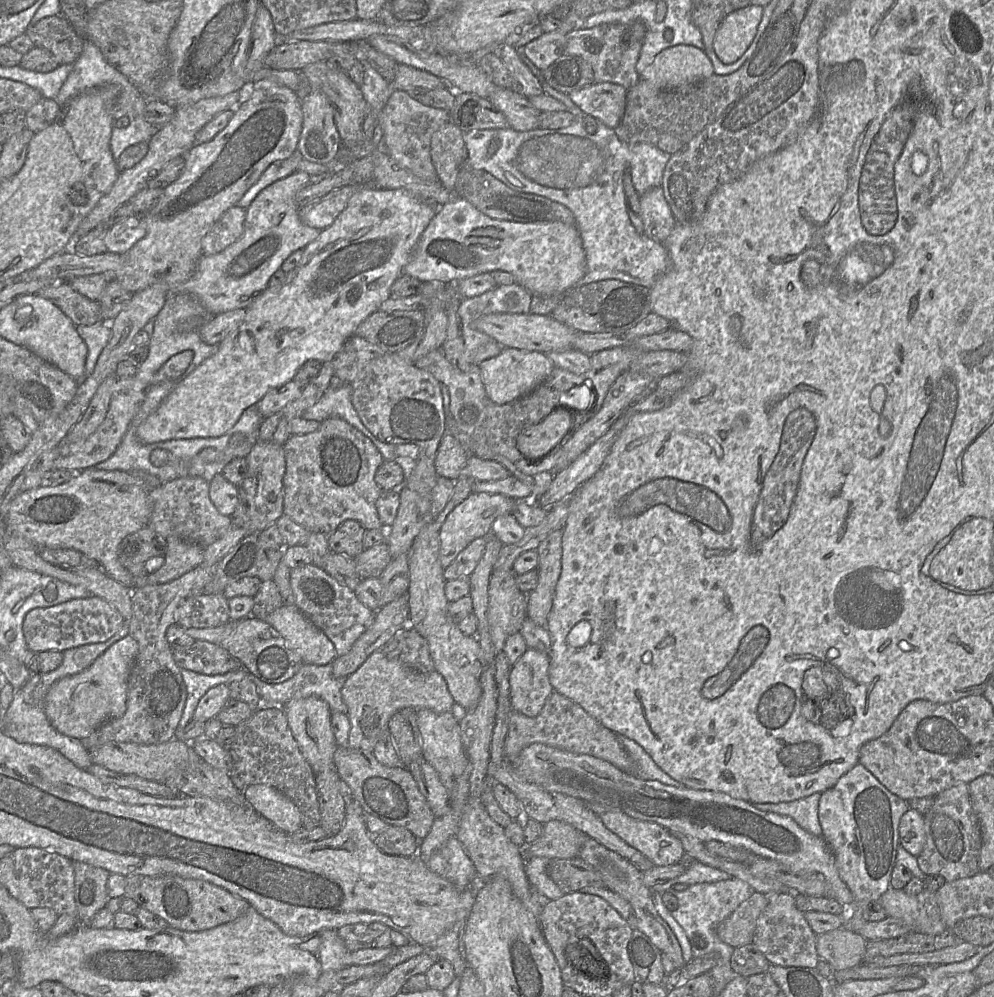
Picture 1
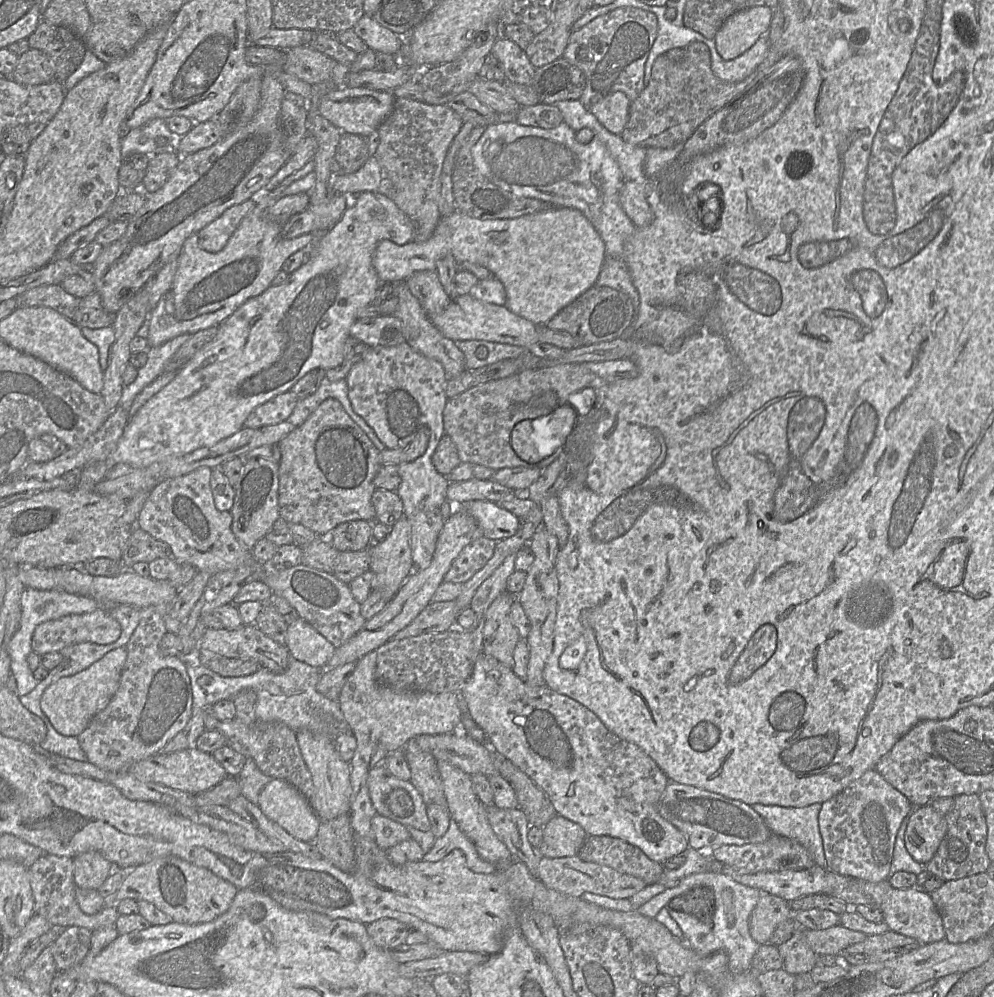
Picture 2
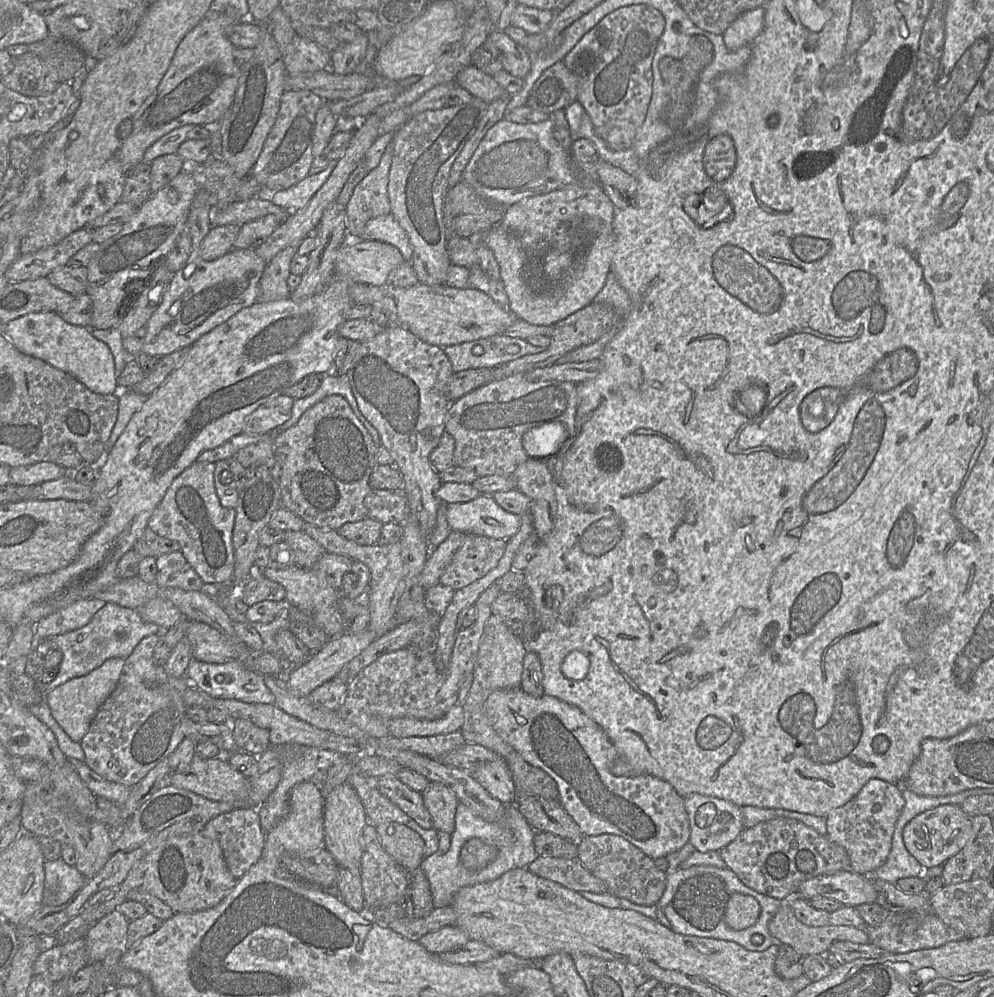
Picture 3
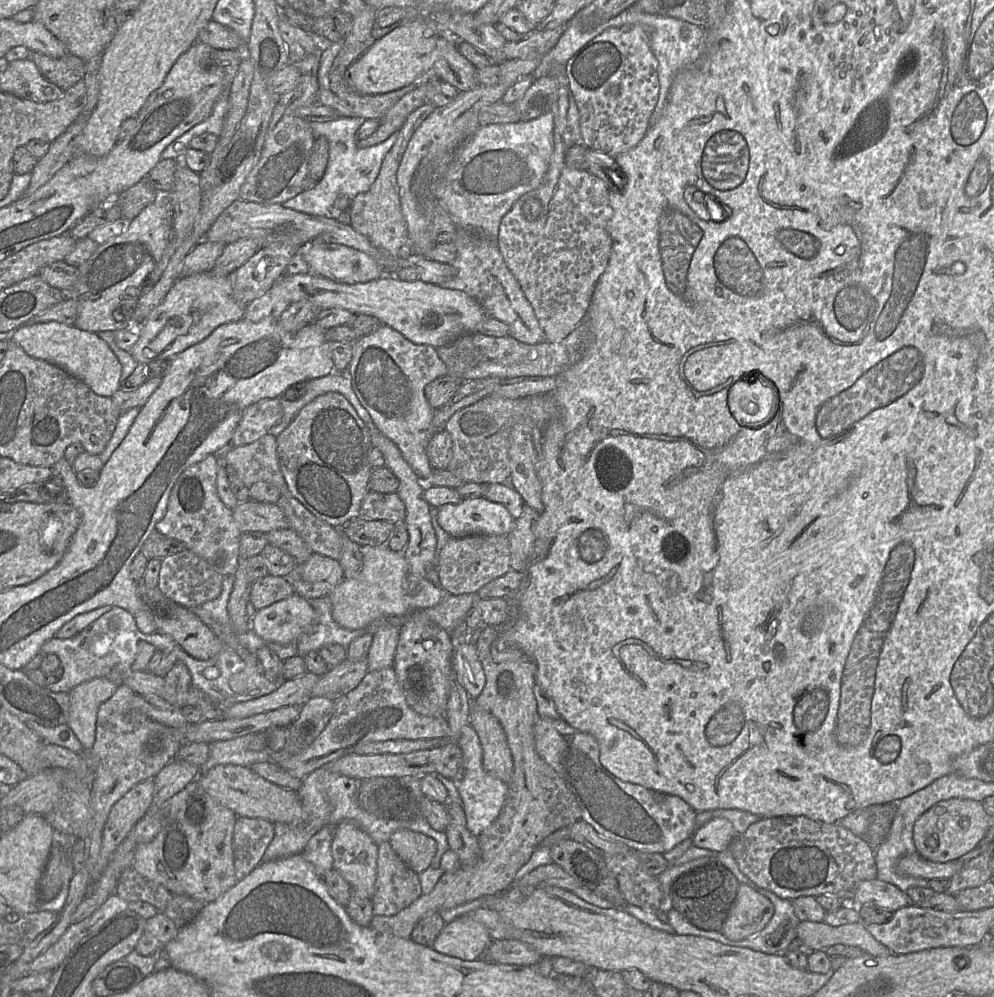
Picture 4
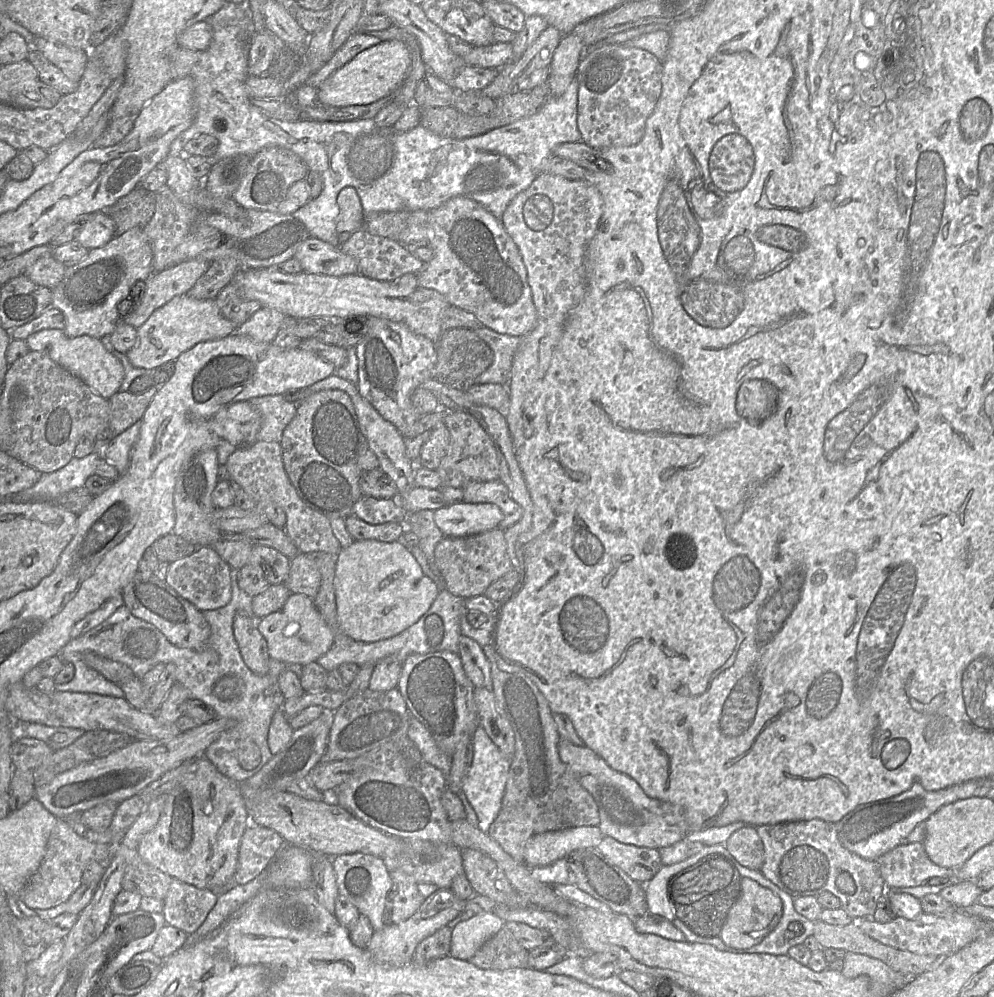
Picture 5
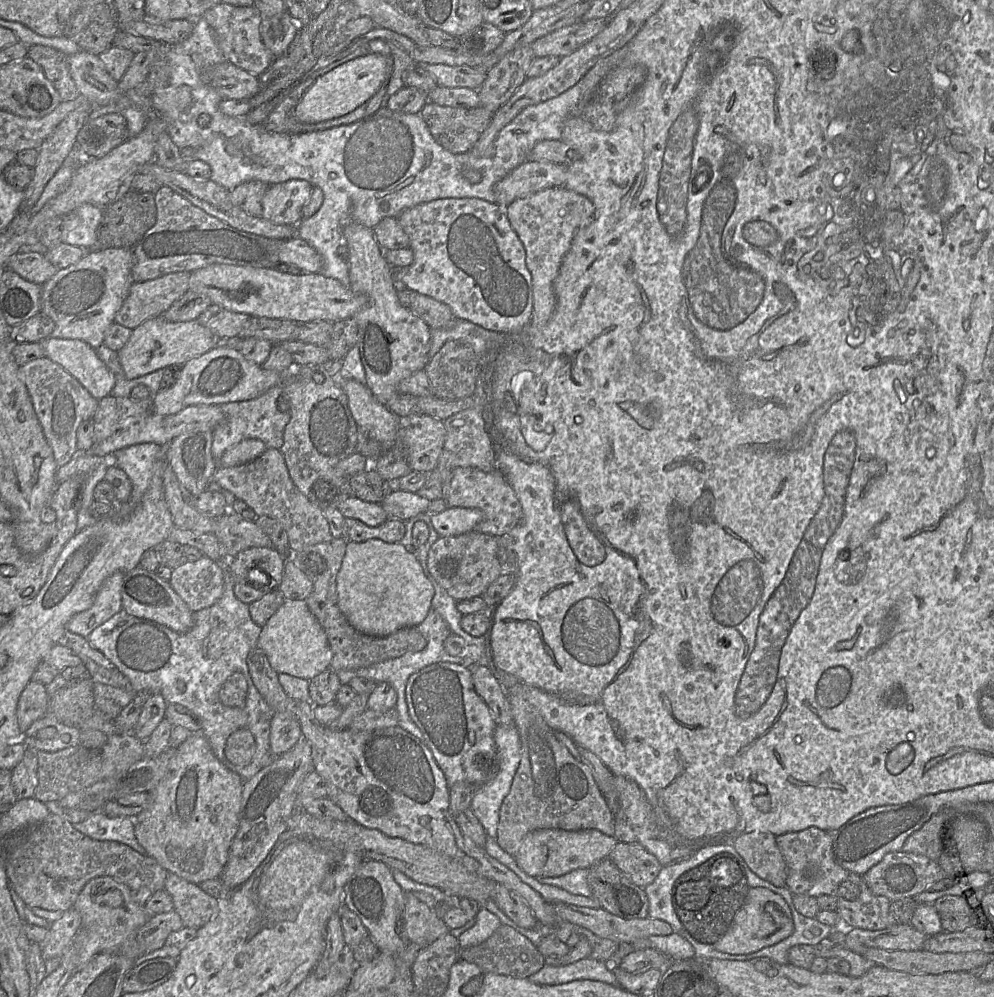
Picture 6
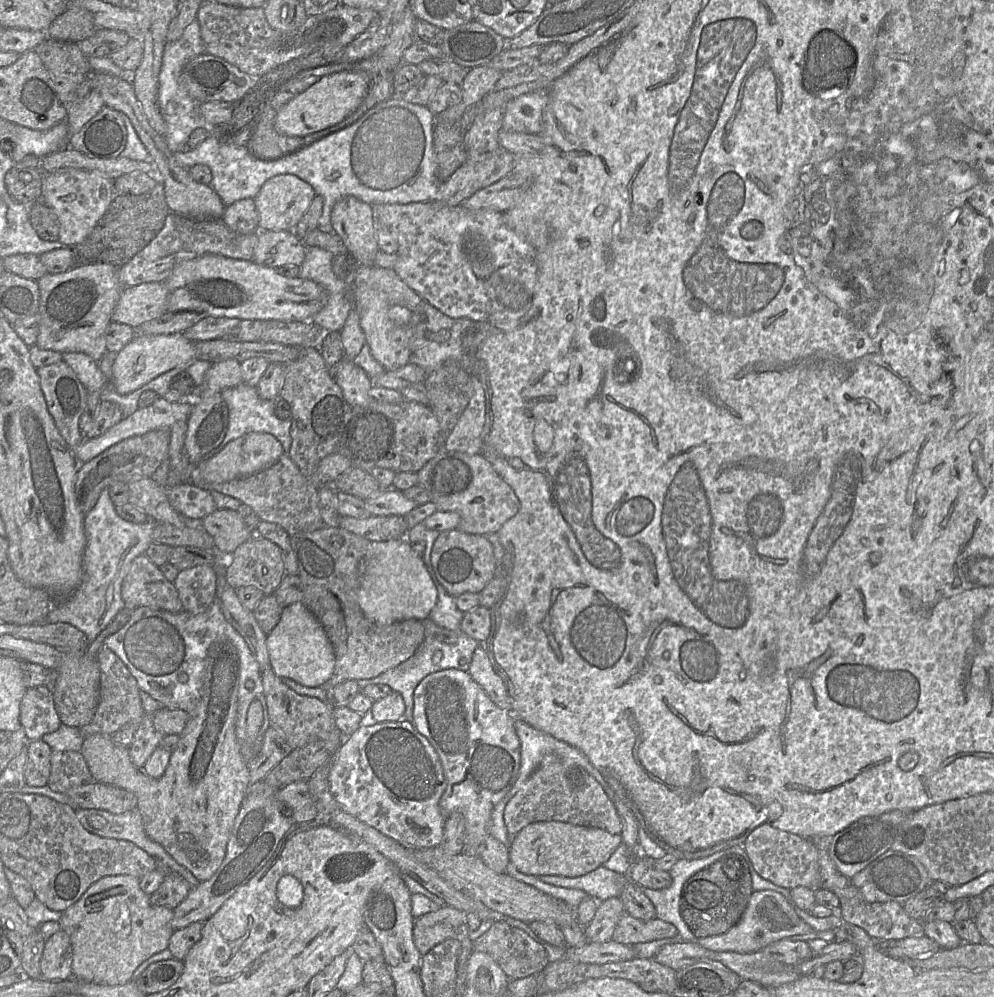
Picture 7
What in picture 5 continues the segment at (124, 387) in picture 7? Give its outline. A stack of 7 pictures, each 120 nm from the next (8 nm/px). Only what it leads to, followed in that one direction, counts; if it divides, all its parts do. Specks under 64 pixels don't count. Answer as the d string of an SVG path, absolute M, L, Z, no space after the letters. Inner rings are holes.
M183 294L174 297L155 310L147 321L137 328L136 342L126 353L126 356L134 367L154 370L165 363L175 362L183 352L193 348L198 343L225 338L235 330L235 325L220 314L215 299L198 300Z

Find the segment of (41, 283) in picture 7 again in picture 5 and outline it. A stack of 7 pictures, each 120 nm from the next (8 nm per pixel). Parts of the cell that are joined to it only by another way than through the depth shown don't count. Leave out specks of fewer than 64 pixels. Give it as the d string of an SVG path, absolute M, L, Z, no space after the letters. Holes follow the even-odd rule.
M134 227L114 236L103 247L89 250L88 255L76 265L67 268L61 282L52 289L51 305L65 317L65 334L70 338L88 335L97 339L110 336L122 322L119 304L130 297L131 289L138 282L145 282L152 274L153 253L143 233L143 228Z

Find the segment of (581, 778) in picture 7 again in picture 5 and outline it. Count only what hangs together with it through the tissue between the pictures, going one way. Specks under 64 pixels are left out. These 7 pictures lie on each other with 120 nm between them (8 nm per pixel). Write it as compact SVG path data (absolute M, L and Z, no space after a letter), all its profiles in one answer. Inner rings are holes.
M493 644L483 647L490 663L491 689L505 713L515 737L515 753L509 769L502 807L487 834L515 861L524 863L524 849L534 835L600 823L597 804L582 787L558 752L561 740L549 704L536 684L524 674L502 671L496 664Z

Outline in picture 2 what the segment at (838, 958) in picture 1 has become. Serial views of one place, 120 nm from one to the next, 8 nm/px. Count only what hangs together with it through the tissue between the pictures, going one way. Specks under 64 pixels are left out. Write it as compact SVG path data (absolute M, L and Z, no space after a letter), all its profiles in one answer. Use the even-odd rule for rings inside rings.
M836 925L825 930L808 930L806 937L810 947L818 956L840 956L844 949L863 942L867 935Z

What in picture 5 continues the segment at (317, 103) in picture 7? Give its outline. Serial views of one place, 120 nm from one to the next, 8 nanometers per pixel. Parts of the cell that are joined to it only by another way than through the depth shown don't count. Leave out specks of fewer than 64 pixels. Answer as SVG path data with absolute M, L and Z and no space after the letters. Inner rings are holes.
M399 40L382 41L357 56L331 75L318 89L319 101L330 106L363 105L375 102L404 82L411 65L407 46Z

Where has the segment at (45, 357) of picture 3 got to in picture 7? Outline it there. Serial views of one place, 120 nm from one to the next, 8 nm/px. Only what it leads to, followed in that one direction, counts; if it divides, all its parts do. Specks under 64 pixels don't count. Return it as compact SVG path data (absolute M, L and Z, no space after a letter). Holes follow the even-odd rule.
M63 353L62 361L74 371L88 392L101 391L108 383L97 362L84 353Z

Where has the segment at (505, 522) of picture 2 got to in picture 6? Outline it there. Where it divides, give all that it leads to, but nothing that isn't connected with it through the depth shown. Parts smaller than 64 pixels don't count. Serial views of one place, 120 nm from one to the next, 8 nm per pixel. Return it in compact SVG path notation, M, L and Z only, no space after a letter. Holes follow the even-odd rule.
M447 507L431 515L431 523L440 537L468 533L482 521L483 512L478 508Z

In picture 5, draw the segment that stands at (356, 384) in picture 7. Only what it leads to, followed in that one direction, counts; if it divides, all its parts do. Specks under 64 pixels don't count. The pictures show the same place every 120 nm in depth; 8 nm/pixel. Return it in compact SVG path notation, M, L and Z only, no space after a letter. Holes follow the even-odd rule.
M358 392L351 398L361 430L368 441L368 447L378 458L379 468L383 470L397 485L397 496L407 493L415 487L414 477L417 464L406 454L405 440L398 429L385 420L379 412Z

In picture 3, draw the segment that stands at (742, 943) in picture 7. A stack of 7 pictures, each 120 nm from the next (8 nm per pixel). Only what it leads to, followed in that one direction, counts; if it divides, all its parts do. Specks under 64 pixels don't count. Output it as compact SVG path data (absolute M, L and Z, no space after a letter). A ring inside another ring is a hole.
M734 893L727 903L724 921L733 930L744 930L754 925L760 914L760 904L754 897Z

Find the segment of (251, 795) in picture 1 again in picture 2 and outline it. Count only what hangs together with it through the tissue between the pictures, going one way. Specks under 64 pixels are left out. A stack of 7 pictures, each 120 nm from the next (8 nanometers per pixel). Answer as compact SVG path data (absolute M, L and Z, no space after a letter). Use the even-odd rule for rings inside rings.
M273 779L260 792L258 806L268 819L288 834L314 844L321 819L297 788Z

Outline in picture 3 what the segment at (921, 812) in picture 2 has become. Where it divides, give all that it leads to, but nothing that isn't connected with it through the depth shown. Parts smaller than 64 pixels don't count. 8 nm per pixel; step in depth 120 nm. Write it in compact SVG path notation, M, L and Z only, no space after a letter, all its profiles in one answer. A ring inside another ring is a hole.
M941 805L920 813L903 829L903 840L908 852L924 867L943 865L967 843L972 831L971 817L959 805Z

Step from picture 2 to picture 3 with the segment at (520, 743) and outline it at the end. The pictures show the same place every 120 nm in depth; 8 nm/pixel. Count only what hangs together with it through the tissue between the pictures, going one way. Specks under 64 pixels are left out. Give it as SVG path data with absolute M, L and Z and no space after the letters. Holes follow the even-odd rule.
M513 688L493 691L485 701L484 711L490 725L502 740L513 747L526 762L542 769L553 778L557 784L561 806L573 818L584 836L597 836L601 834L620 836L639 848L653 860L660 857L666 857L668 854L678 851L689 842L690 825L688 814L685 809L684 799L678 794L675 788L668 782L648 774L638 774L631 777L615 776L612 774L611 767L618 758L618 752L602 728L579 708L565 703L553 696L544 694L541 697L534 697L524 692L521 688Z

